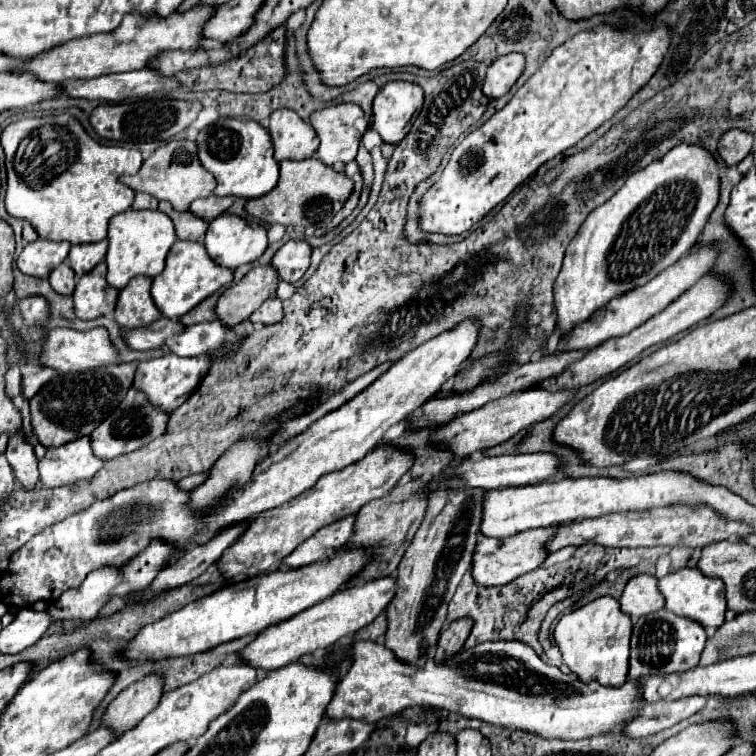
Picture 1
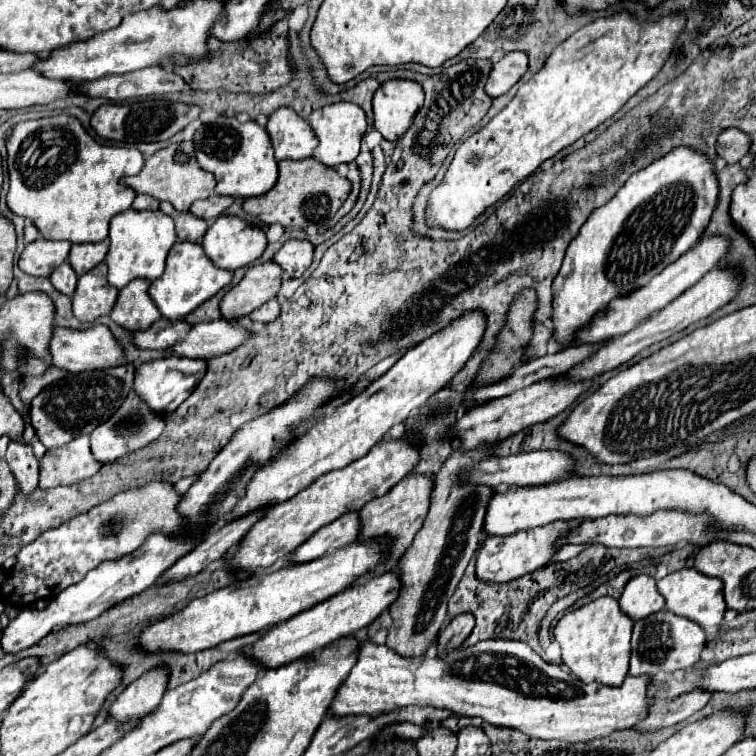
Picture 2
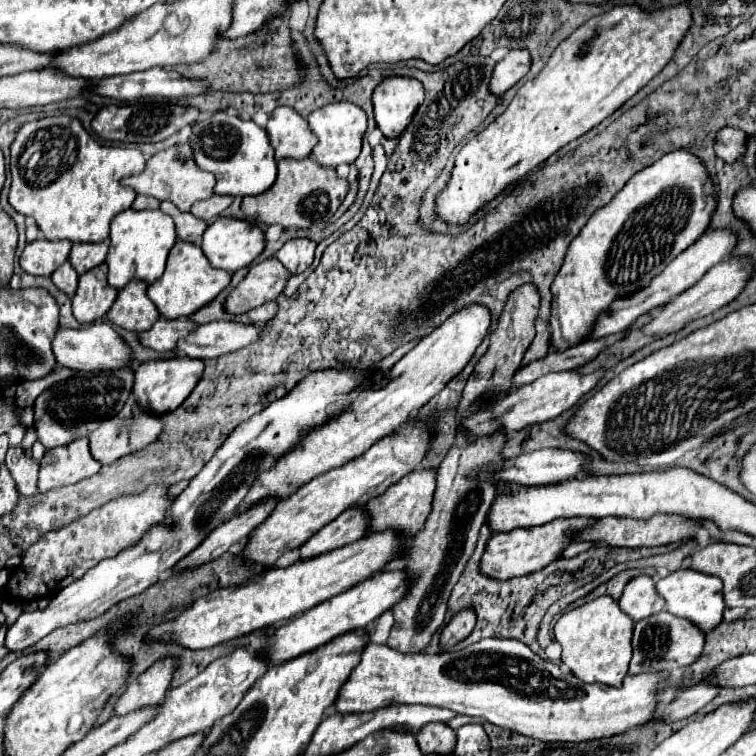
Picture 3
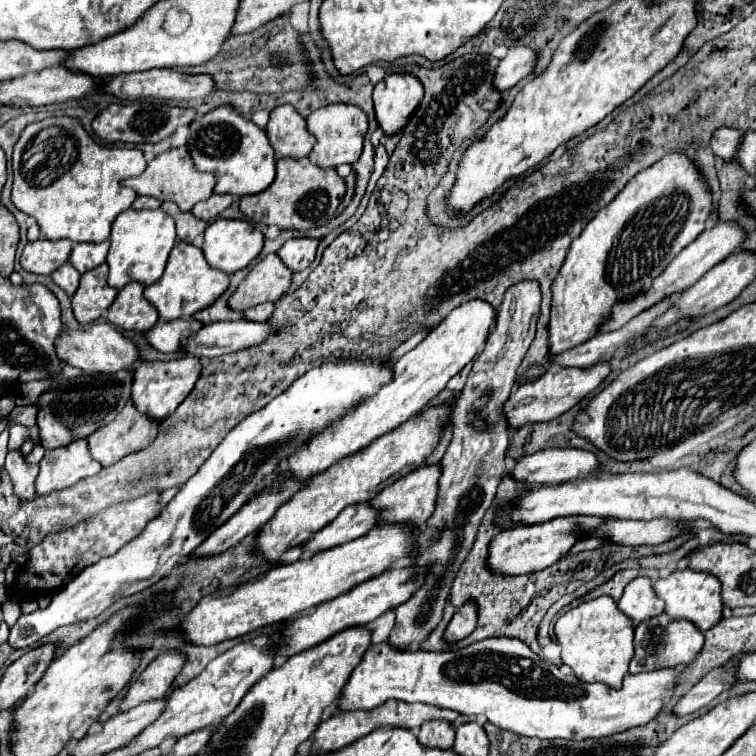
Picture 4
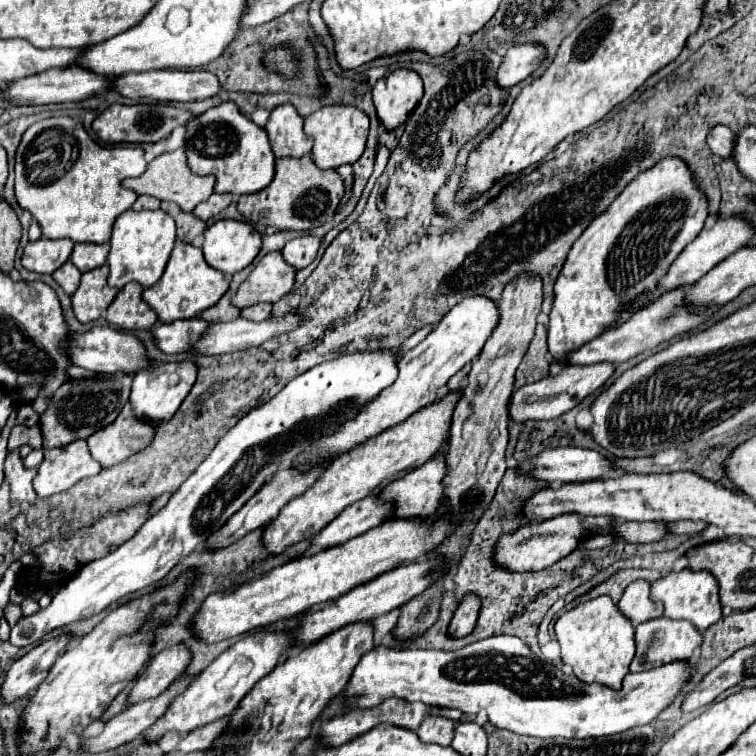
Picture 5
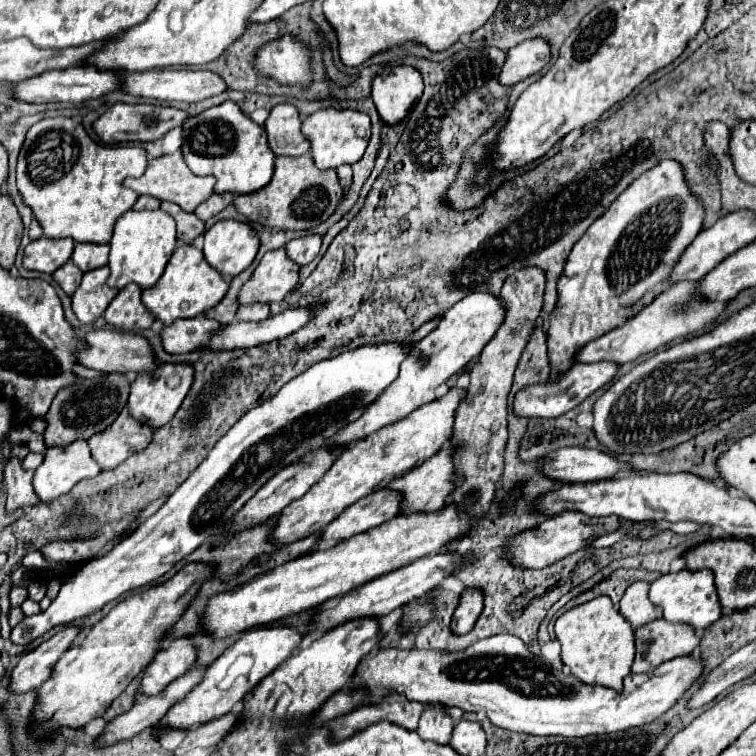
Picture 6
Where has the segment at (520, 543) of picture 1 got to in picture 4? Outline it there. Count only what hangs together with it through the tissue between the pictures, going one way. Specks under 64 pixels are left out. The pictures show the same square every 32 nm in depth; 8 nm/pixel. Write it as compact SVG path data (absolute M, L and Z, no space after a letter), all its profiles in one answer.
M560 516L554 520L548 520L544 524L526 524L526 526L516 526L510 530L500 532L492 544L490 544L490 554L488 554L488 564L494 572L504 572L504 574L528 574L528 572L538 572L548 566L552 566L556 560L564 558L570 548L582 538L582 532L576 524L576 516Z

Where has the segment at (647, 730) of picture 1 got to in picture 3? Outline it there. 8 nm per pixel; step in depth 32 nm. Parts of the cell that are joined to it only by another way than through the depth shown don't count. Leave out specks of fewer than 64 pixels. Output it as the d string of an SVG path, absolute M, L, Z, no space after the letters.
M696 684L696 686L688 688L686 692L682 692L676 700L672 700L668 704L660 702L654 718L656 720L664 718L666 722L688 718L688 716L696 714L698 710L702 710L710 700L714 700L720 690L722 688L708 688L708 684Z

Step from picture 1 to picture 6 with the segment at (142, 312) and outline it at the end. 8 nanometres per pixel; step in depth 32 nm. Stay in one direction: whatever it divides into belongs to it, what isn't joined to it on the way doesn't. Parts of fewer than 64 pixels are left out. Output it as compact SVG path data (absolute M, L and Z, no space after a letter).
M128 284L126 288L122 288L104 312L106 324L122 332L150 328L154 316L144 308L140 294L142 290L138 284Z

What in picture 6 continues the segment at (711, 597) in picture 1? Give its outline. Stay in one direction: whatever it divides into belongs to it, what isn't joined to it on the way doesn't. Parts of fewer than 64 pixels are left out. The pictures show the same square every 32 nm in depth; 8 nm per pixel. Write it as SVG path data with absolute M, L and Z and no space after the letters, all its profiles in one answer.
M680 570L676 574L662 574L658 580L650 584L650 602L664 610L664 620L668 622L684 622L694 630L706 630L712 622L722 616L722 608L714 588L714 576L708 570Z

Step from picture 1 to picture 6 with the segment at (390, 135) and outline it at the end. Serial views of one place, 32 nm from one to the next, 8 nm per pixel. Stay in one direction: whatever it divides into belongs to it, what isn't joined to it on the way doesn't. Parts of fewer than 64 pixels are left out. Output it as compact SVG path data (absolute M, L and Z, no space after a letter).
M406 64L384 66L382 74L372 80L372 100L388 124L404 120L412 104L422 96L422 90L420 72Z

